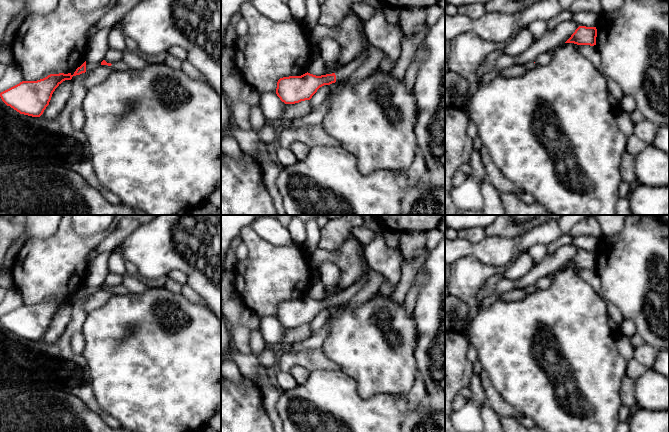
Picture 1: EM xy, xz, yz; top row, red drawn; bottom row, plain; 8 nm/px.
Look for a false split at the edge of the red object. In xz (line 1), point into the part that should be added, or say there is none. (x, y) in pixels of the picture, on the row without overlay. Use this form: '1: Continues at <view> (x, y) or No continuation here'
1: Continues at xz (345, 295)

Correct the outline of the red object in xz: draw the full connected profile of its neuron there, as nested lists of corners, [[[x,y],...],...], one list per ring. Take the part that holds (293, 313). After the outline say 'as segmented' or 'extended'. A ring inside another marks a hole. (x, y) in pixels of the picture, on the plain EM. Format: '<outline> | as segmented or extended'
[[[366,272],[359,281],[335,297],[316,300],[307,296],[301,300],[280,302],[277,306],[276,318],[285,328],[295,328],[310,324],[320,311],[347,302],[354,294],[359,292],[368,281],[369,275]]] | extended

